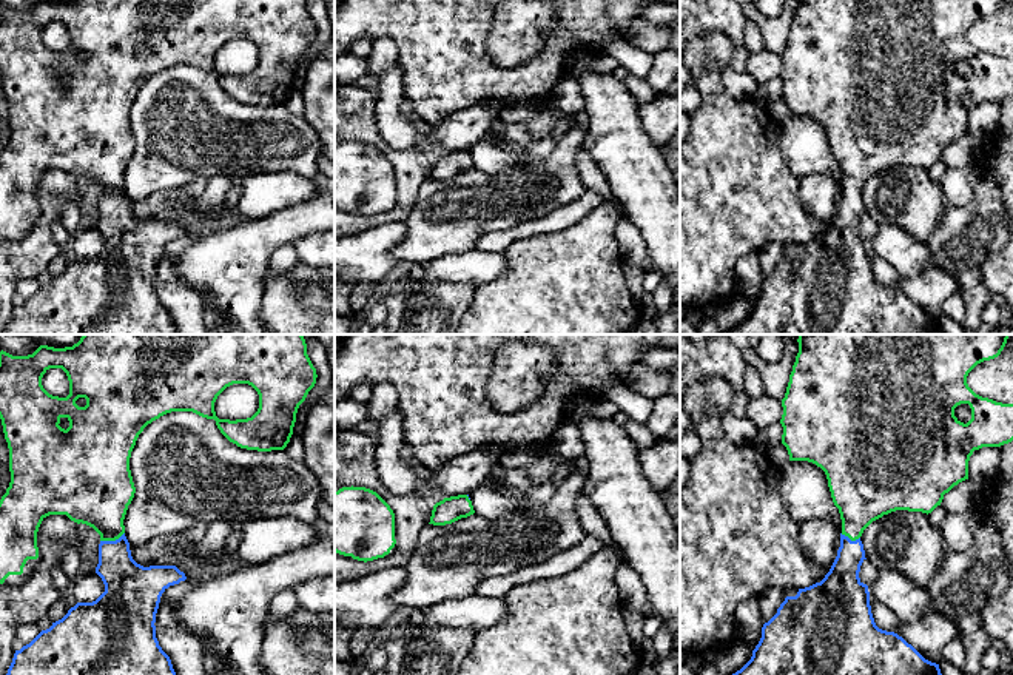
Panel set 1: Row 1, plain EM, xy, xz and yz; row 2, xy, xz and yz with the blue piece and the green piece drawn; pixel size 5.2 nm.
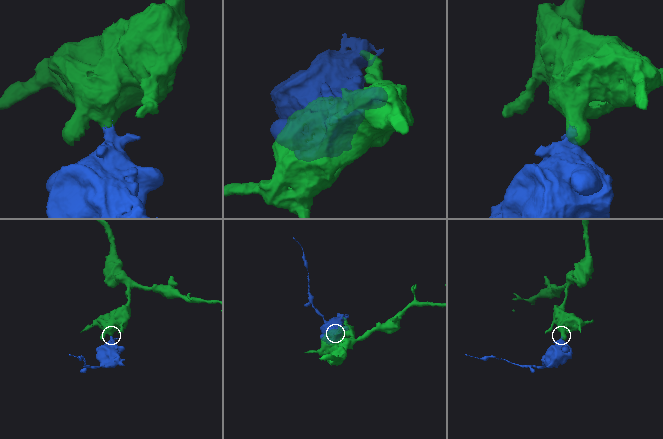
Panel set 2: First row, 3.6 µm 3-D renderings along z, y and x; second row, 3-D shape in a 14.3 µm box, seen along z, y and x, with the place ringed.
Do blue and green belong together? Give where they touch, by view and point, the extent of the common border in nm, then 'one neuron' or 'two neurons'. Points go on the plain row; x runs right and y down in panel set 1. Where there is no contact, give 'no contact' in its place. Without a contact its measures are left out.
xy (111, 196) | 140 nm | one neuron

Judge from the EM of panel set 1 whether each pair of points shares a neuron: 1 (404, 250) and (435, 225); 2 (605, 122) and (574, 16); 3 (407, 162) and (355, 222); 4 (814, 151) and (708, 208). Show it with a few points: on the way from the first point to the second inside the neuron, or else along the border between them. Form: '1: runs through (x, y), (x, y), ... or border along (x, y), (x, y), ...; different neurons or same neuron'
1: runs through (412, 248), (427, 233); same neuron
2: border along (595, 53), (572, 45), (565, 53), (565, 73); different neurons
3: runs through (406, 184), (406, 199), (390, 214), (376, 219); same neuron
4: border along (779, 130), (779, 151), (788, 170), (797, 179); different neurons

